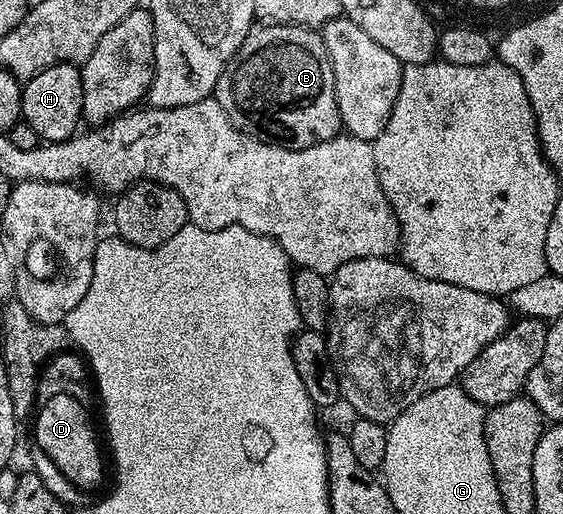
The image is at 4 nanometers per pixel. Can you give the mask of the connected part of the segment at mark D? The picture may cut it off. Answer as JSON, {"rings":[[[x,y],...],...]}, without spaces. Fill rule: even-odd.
{"rings":[[[54,396],[40,402],[34,414],[34,442],[56,465],[56,470],[68,482],[76,486],[96,486],[104,478],[104,458],[100,455],[100,442],[91,426],[89,407],[74,396]]]}

